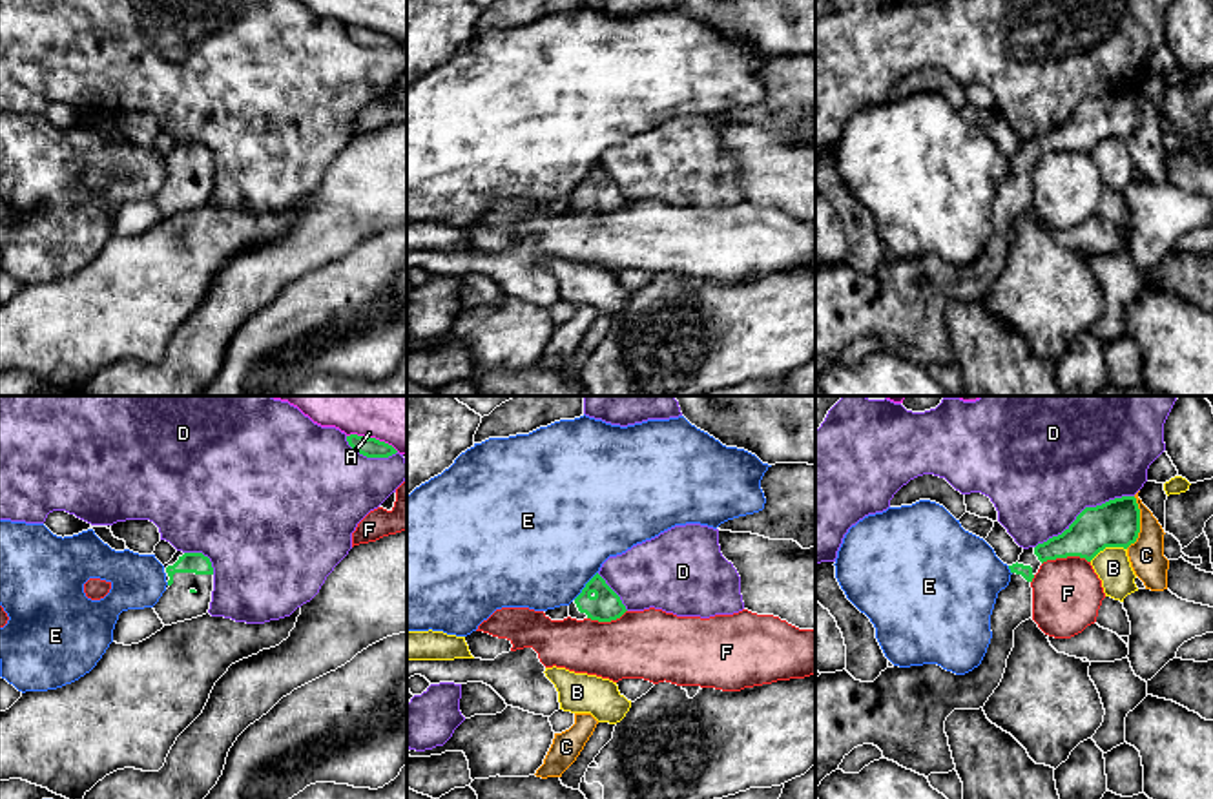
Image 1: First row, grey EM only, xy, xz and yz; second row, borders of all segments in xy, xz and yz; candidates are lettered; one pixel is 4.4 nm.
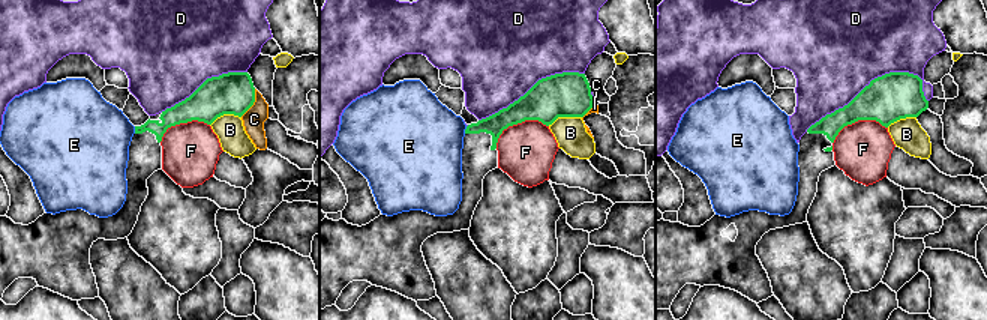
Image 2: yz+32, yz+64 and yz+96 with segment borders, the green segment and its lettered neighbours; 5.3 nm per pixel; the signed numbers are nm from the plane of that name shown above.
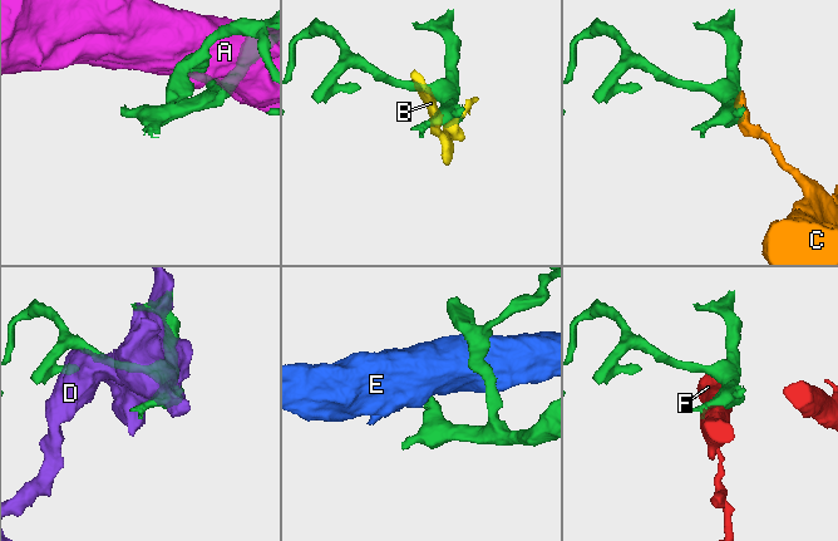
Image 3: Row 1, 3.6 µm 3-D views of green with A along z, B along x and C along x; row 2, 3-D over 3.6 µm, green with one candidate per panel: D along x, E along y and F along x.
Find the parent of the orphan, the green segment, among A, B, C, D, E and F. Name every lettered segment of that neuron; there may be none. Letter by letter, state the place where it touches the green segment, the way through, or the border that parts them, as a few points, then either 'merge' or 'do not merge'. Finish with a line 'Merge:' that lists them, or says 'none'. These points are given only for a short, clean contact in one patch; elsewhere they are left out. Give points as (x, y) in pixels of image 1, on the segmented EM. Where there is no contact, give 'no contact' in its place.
A: xy (373, 438) | do not merge
B: yz (1108, 546) | do not merge
C: yz (1139, 524) | along yz (1135, 497), (1139, 537), (1126, 548) | do not merge
D: yz (1084, 509) | do not merge
E: xz (586, 586) | along xz (597, 571), (573, 599) | do not merge
F: yz (1066, 557) | do not merge
Merge: none

